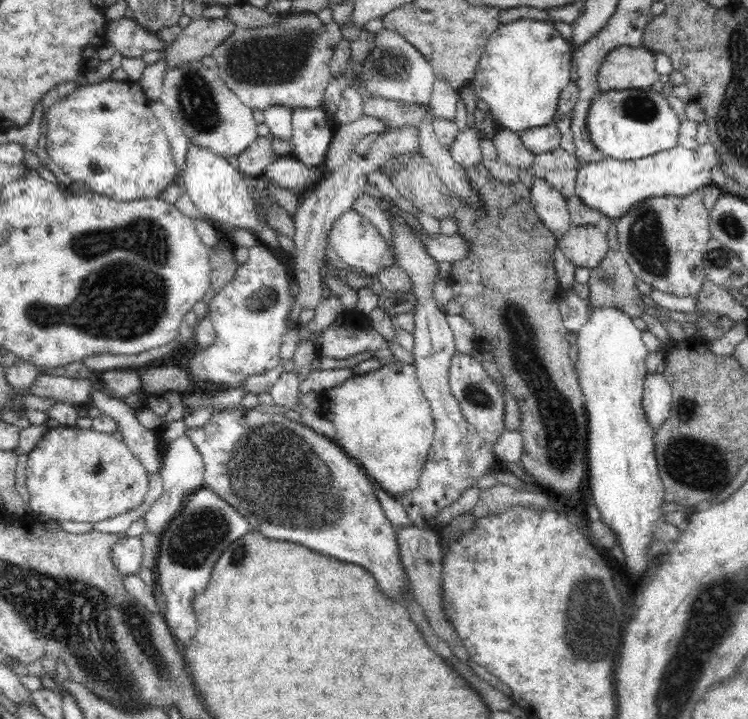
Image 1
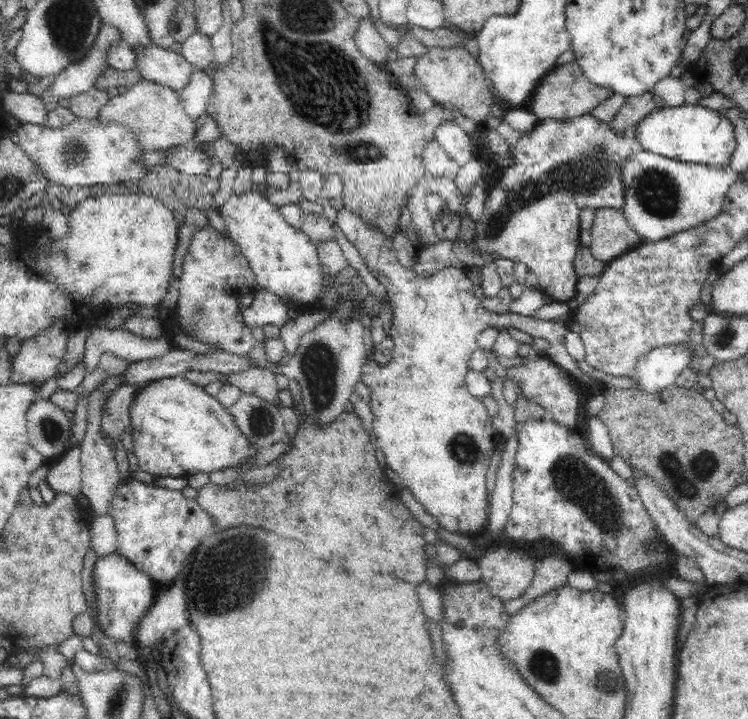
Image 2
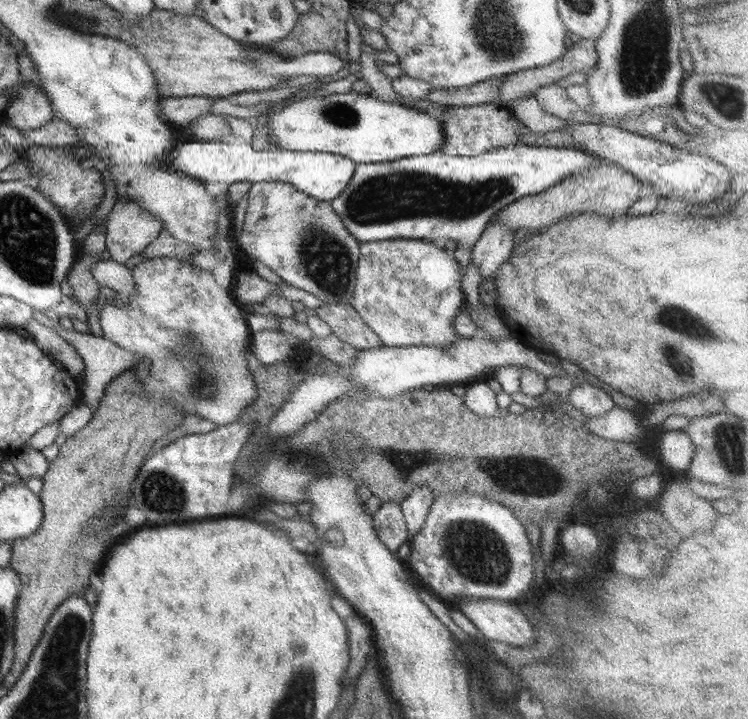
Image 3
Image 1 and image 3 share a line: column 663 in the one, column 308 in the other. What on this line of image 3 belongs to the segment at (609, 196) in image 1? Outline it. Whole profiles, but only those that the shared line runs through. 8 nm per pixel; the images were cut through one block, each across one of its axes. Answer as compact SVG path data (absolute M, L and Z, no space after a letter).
M230 132L223 135L223 140L194 141L180 143L170 152L164 154L164 161L168 163L168 169L174 169L182 175L194 177L206 185L206 191L215 194L217 197L227 196L228 188L233 182L285 182L295 186L300 192L315 198L316 200L331 202L336 198L350 183L354 176L357 163L350 158L332 154L328 152L310 152L300 150L284 150L280 148L269 148L264 151L256 151L251 143L246 143L237 139L234 133Z

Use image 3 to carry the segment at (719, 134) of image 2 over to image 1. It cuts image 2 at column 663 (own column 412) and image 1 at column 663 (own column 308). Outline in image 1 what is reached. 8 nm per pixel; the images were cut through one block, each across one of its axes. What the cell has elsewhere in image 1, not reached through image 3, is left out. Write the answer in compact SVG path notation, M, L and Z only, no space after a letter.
M648 87L600 91L590 104L586 125L596 150L605 157L632 161L670 150L678 145L680 119L668 103L667 96Z

